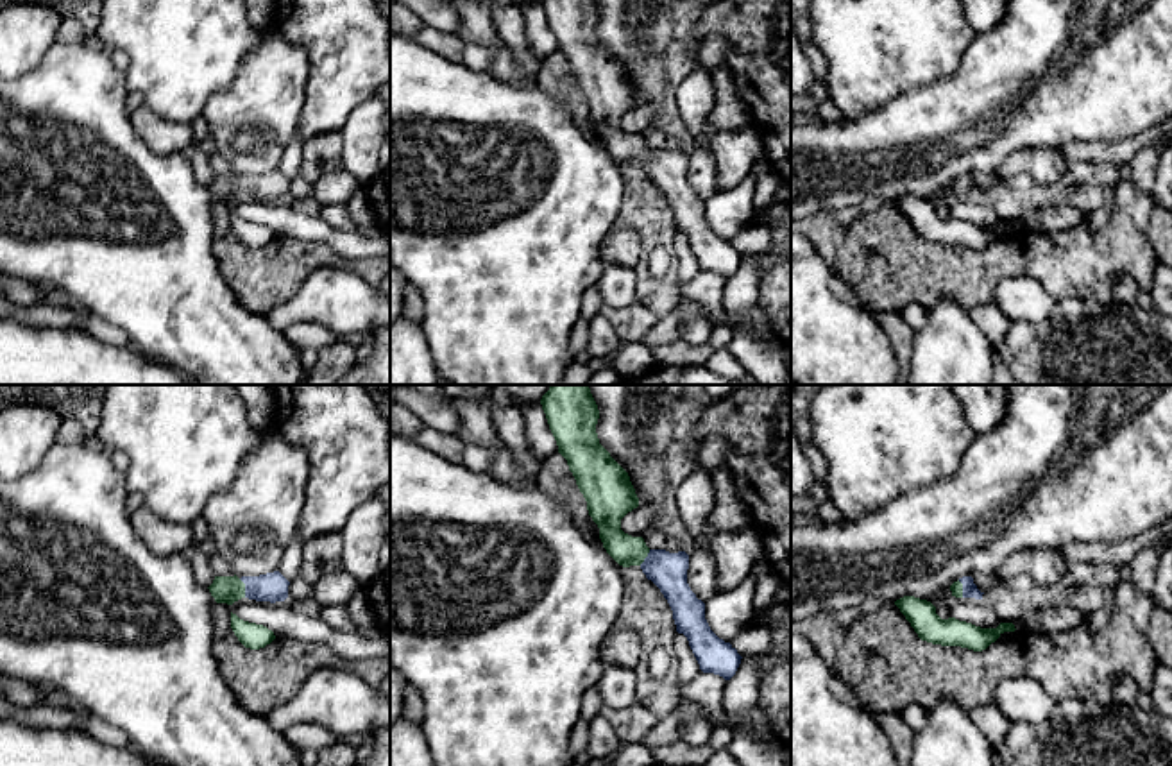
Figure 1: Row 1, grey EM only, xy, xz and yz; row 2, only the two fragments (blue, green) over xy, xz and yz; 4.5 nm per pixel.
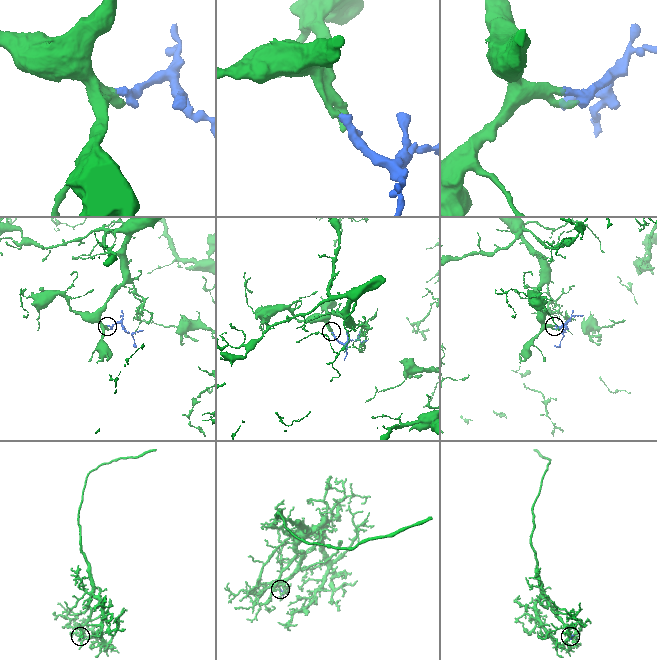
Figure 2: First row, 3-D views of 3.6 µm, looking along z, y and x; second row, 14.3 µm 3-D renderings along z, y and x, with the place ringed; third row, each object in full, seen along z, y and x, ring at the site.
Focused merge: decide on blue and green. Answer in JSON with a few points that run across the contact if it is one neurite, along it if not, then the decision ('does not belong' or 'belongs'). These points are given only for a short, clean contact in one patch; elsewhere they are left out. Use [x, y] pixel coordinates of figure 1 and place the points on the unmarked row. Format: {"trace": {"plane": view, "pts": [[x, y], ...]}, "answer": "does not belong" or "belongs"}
{"trace": {"plane": "xy", "pts": [[272, 187], [246, 187], [226, 188]]}, "answer": "belongs"}

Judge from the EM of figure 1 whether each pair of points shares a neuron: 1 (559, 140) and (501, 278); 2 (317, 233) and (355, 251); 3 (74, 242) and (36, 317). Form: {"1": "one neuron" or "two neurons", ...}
{"1": "one neuron", "2": "one neuron", "3": "two neurons"}

